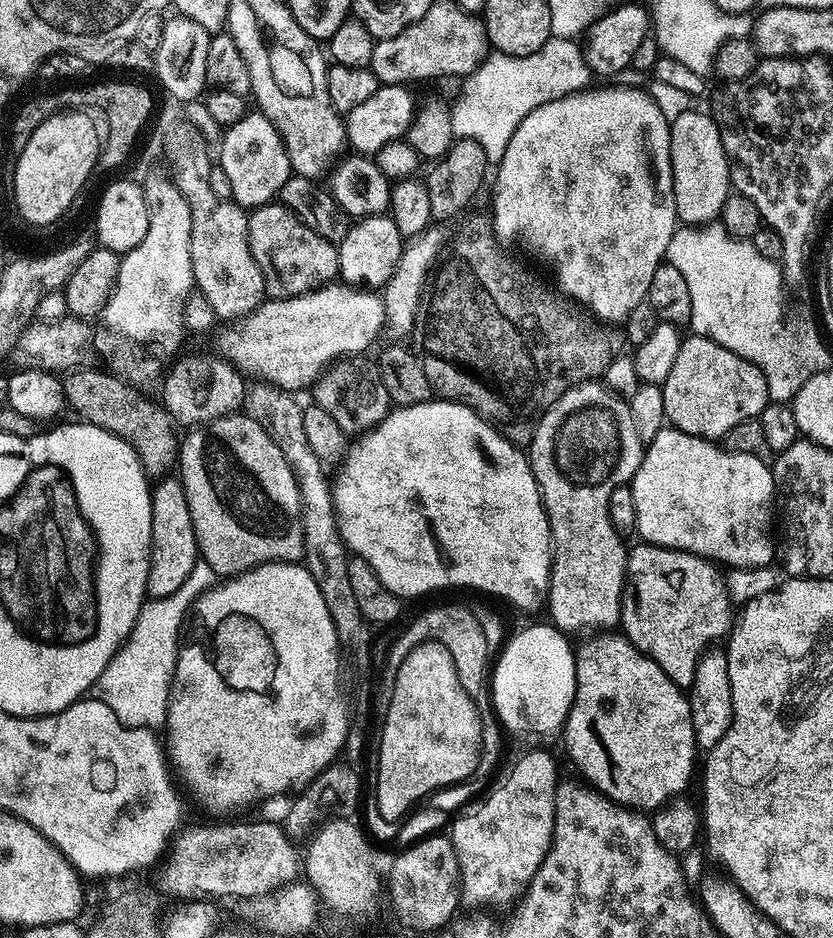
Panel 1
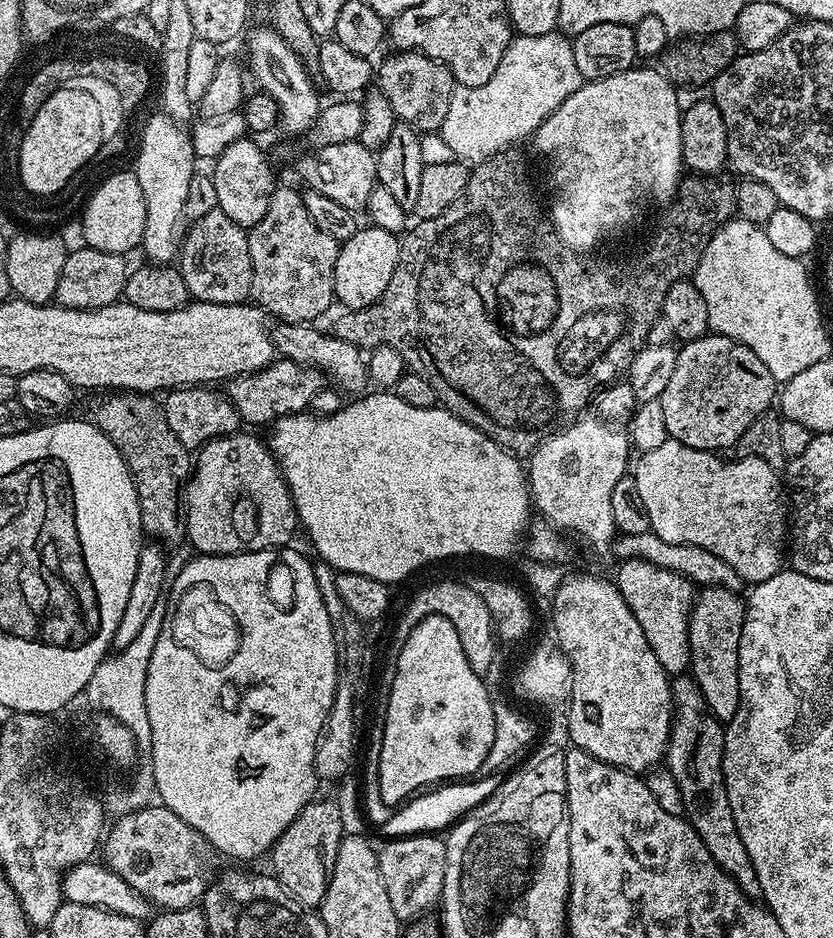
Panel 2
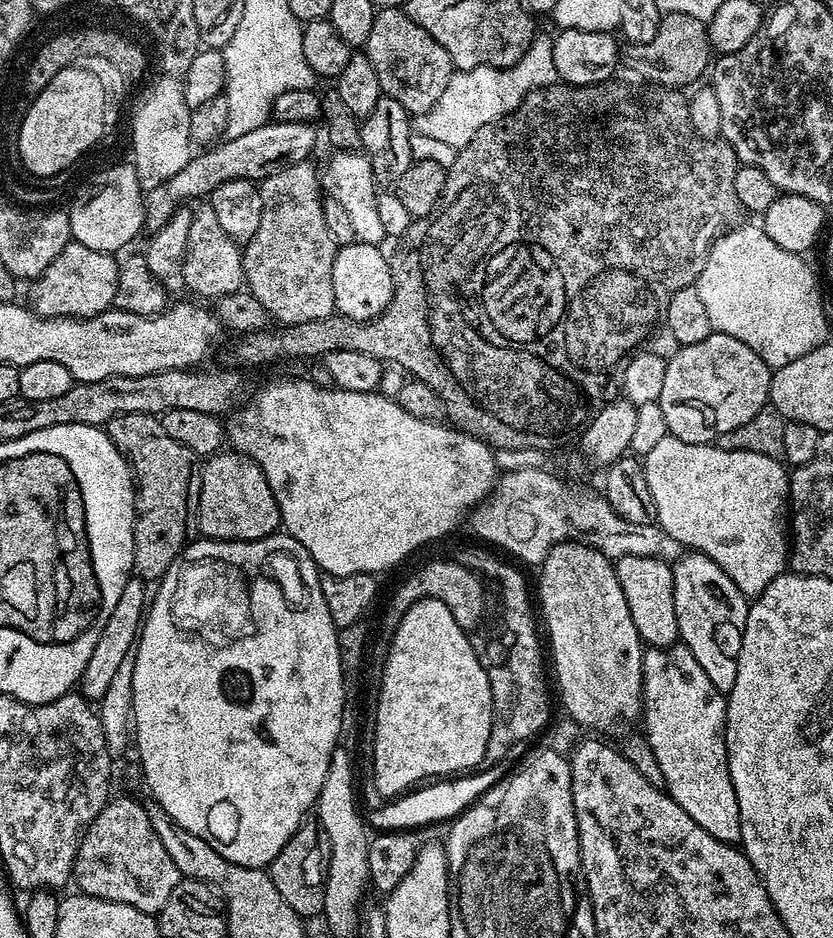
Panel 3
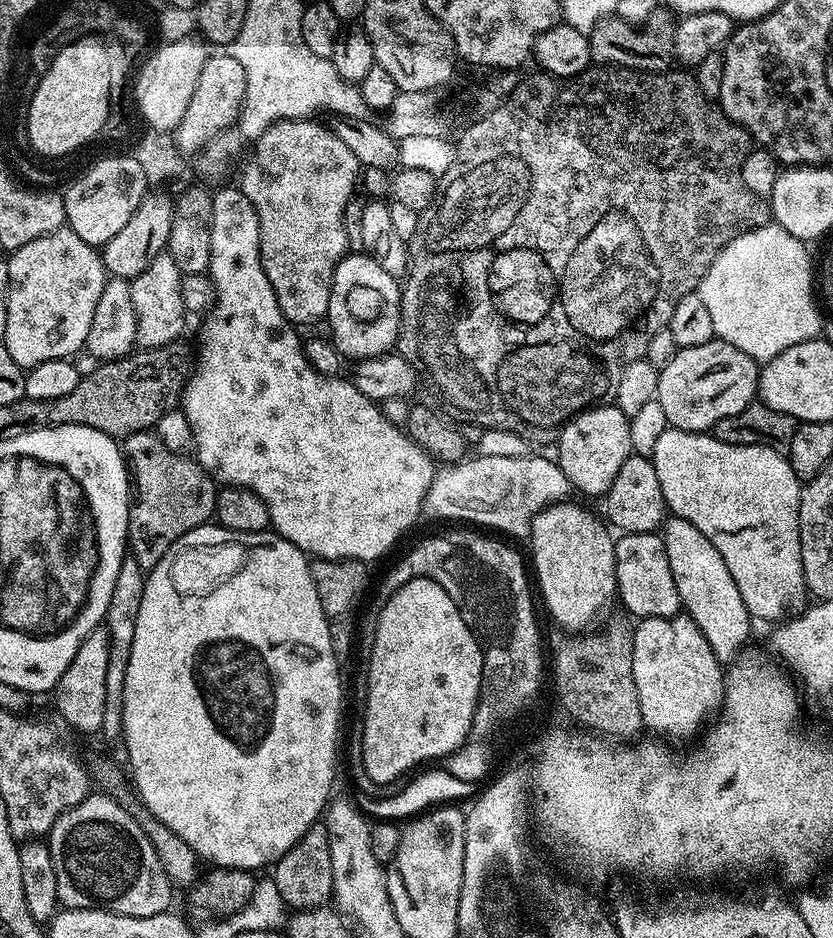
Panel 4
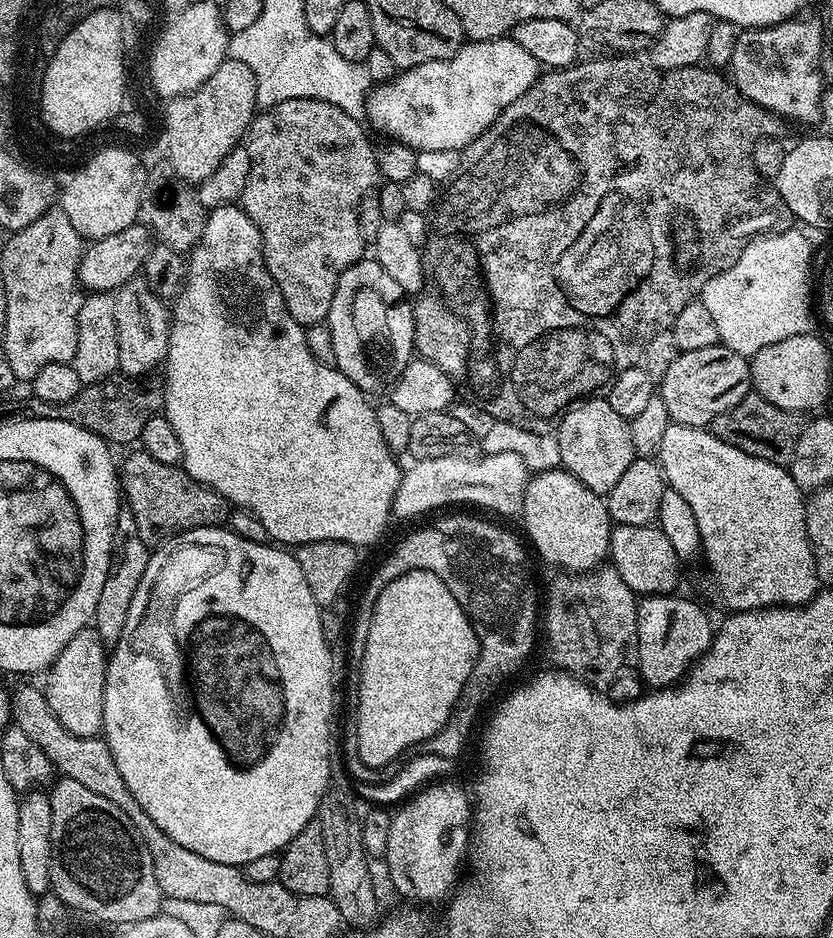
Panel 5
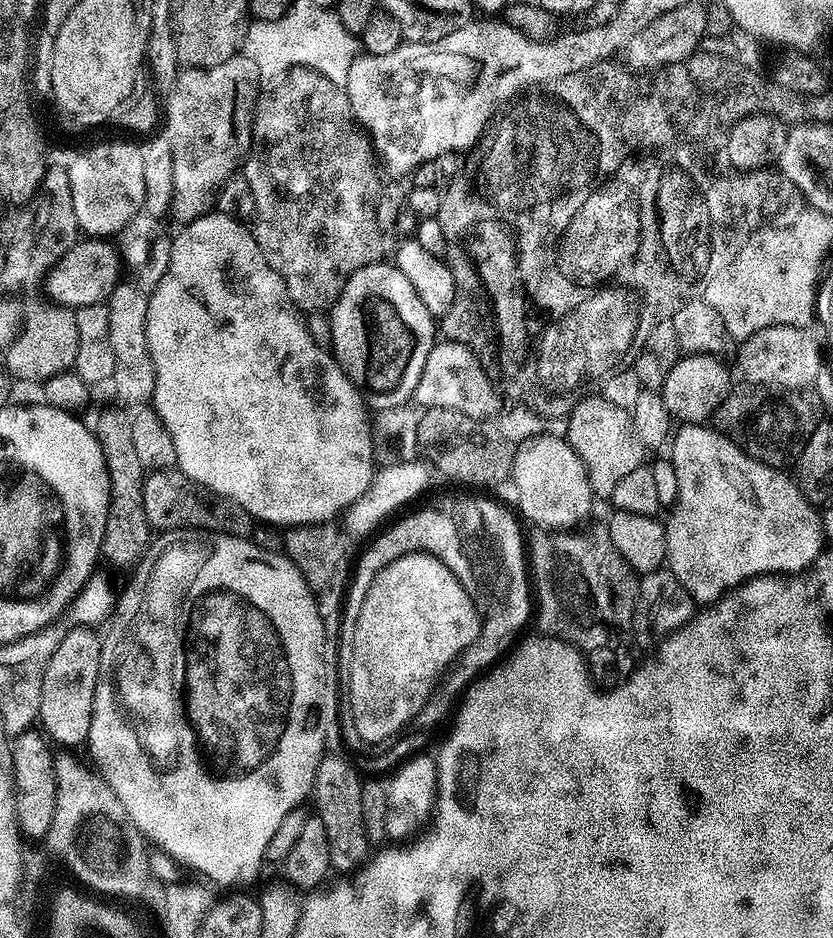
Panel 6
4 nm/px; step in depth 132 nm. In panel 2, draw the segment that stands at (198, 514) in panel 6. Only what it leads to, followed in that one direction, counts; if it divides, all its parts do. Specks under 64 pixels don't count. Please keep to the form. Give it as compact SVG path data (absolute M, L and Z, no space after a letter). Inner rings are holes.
M112 390L96 404L94 423L114 442L136 484L140 527L161 545L180 546L186 540L186 489L192 474L193 457L182 446L166 422L163 403L155 395Z

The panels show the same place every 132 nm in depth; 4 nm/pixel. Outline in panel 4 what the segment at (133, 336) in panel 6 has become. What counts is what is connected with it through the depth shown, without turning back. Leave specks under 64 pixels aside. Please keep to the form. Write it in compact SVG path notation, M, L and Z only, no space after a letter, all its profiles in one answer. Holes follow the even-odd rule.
M165 250L156 255L154 262L142 270L131 281L134 308L138 318L136 343L141 349L161 348L167 344L177 343L184 332L184 303L182 302L182 273L174 262L171 252Z

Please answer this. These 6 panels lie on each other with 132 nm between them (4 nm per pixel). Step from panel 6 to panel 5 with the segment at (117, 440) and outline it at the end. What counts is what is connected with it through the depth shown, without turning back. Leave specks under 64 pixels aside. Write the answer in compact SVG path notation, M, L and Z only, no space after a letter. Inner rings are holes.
M121 507L112 539L110 570L106 574L105 584L102 585L102 594L98 594L98 606L94 617L95 630L106 646L114 646L118 638L122 638L122 630L126 626L126 614L130 614L130 602L134 602L138 582L142 582L142 574L146 574L149 555L149 545L144 544L142 538L138 538L138 526L134 526L134 514L128 507Z

